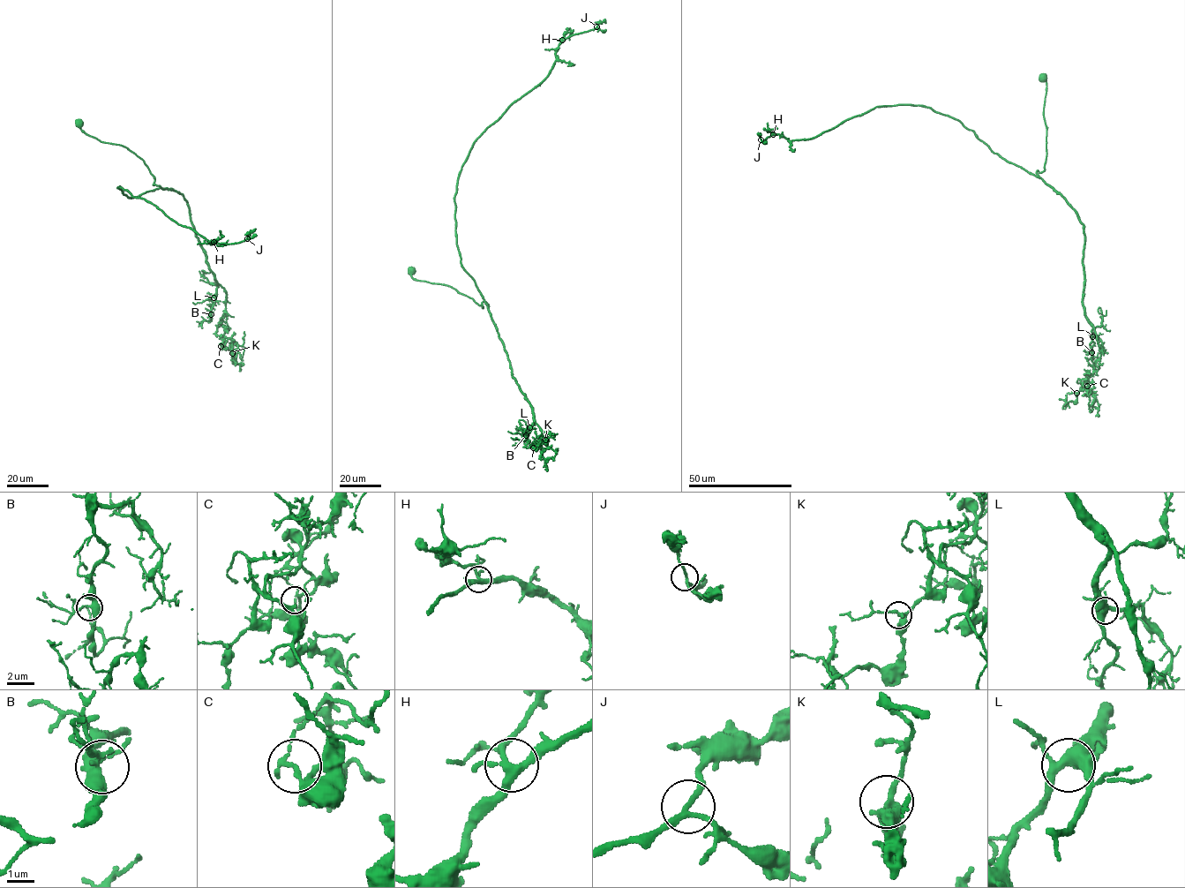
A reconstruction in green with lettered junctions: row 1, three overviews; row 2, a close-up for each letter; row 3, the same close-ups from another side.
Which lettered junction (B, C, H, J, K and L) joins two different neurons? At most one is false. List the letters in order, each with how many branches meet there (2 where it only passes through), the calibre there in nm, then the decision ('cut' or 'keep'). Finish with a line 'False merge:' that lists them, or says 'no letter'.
B: 4 | 400 nm | keep
C: 4 | 110 nm | cut
H: 4 | 280 nm | keep
J: 3 | 190 nm | keep
K: 4 | 280 nm | keep
L: 4 | 440 nm | keep
False merge: C

